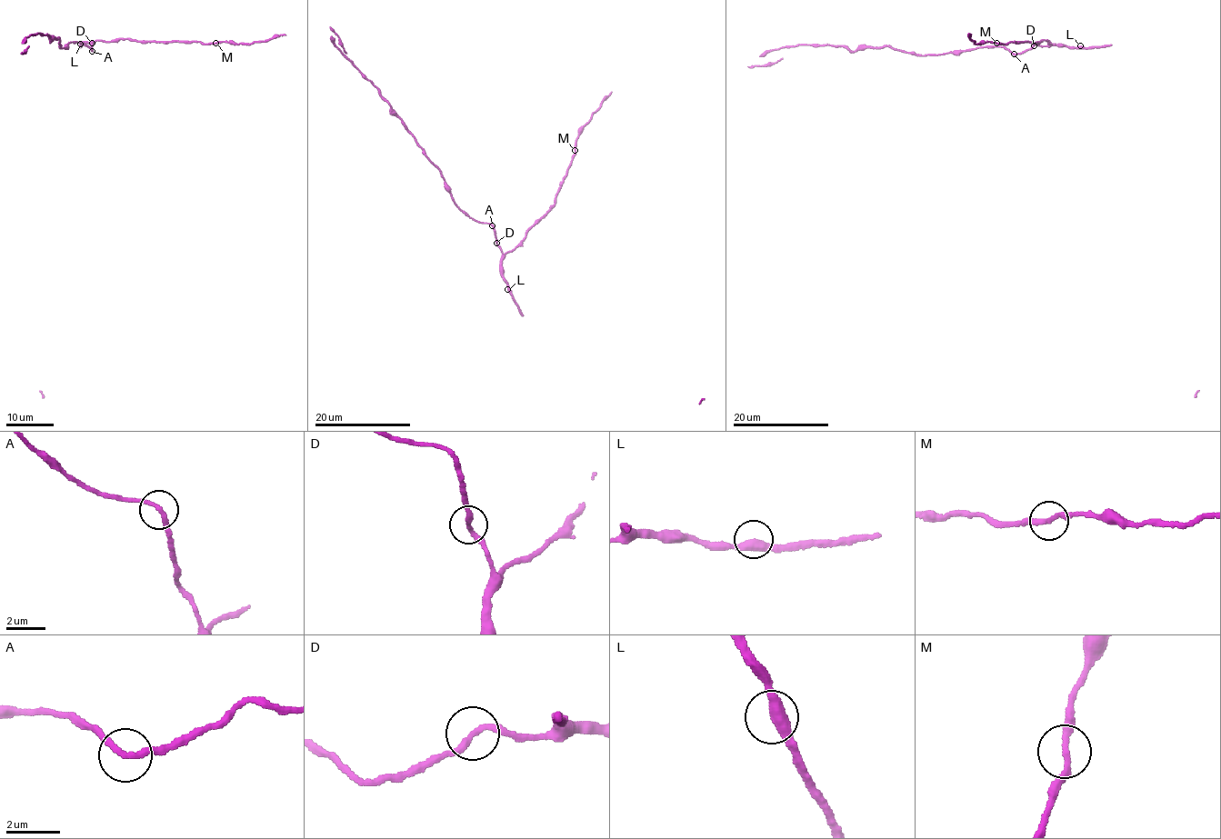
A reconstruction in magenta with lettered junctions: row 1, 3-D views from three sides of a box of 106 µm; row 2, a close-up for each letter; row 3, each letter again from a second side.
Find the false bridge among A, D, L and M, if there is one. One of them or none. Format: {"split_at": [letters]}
{"split_at": []}

